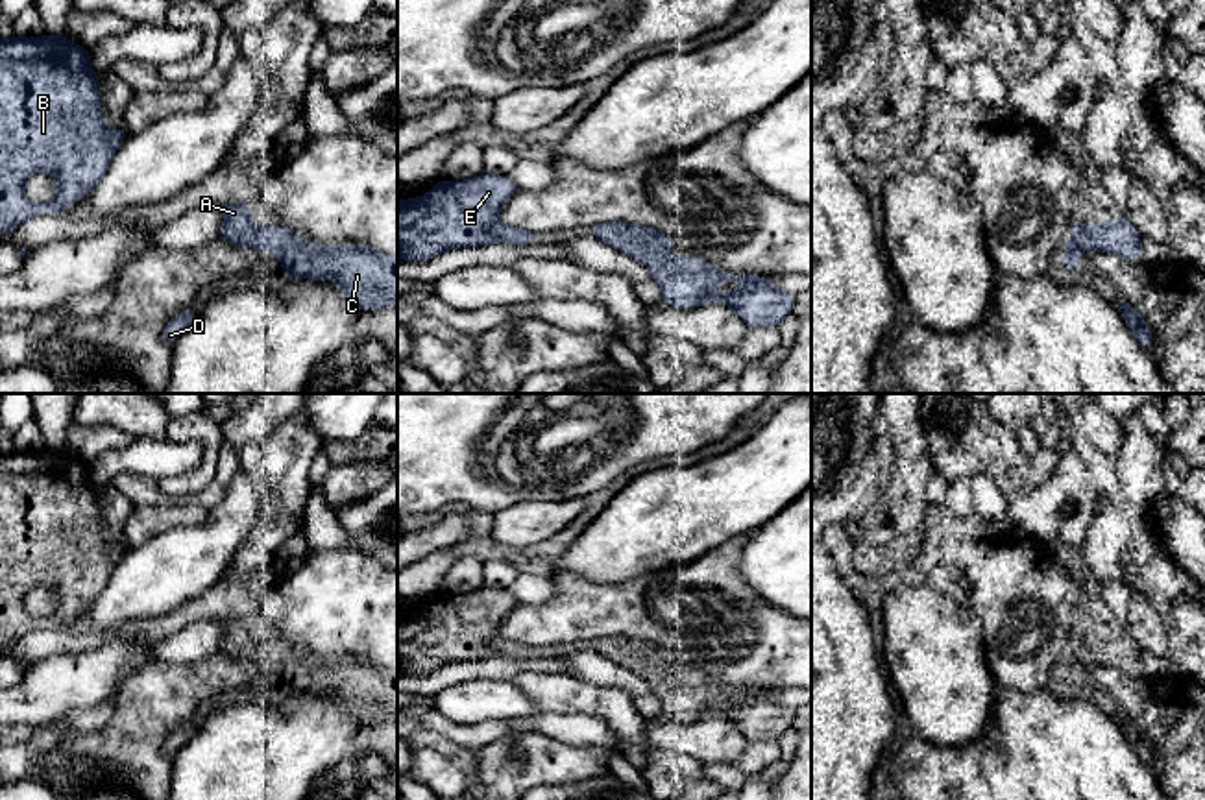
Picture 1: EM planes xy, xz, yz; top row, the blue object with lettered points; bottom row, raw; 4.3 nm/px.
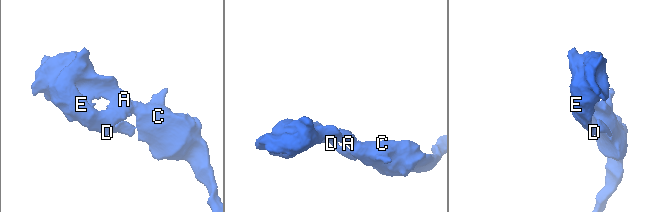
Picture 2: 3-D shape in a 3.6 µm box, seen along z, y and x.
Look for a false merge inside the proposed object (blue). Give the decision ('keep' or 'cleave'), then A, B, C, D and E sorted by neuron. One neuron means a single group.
keep; groups A B C D E

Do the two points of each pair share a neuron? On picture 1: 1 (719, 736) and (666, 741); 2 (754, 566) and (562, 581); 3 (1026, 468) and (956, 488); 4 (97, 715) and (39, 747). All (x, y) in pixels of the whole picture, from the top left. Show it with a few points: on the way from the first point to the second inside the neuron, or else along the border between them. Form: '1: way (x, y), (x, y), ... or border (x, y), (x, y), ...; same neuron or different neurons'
1: way (706, 741), (679, 741); same neuron
2: border (749, 536), (742, 557), (742, 577), (767, 603); different neurons
3: border (967, 477), (958, 477), (950, 483); different neurons
4: way (82, 721), (54, 732); same neuron

